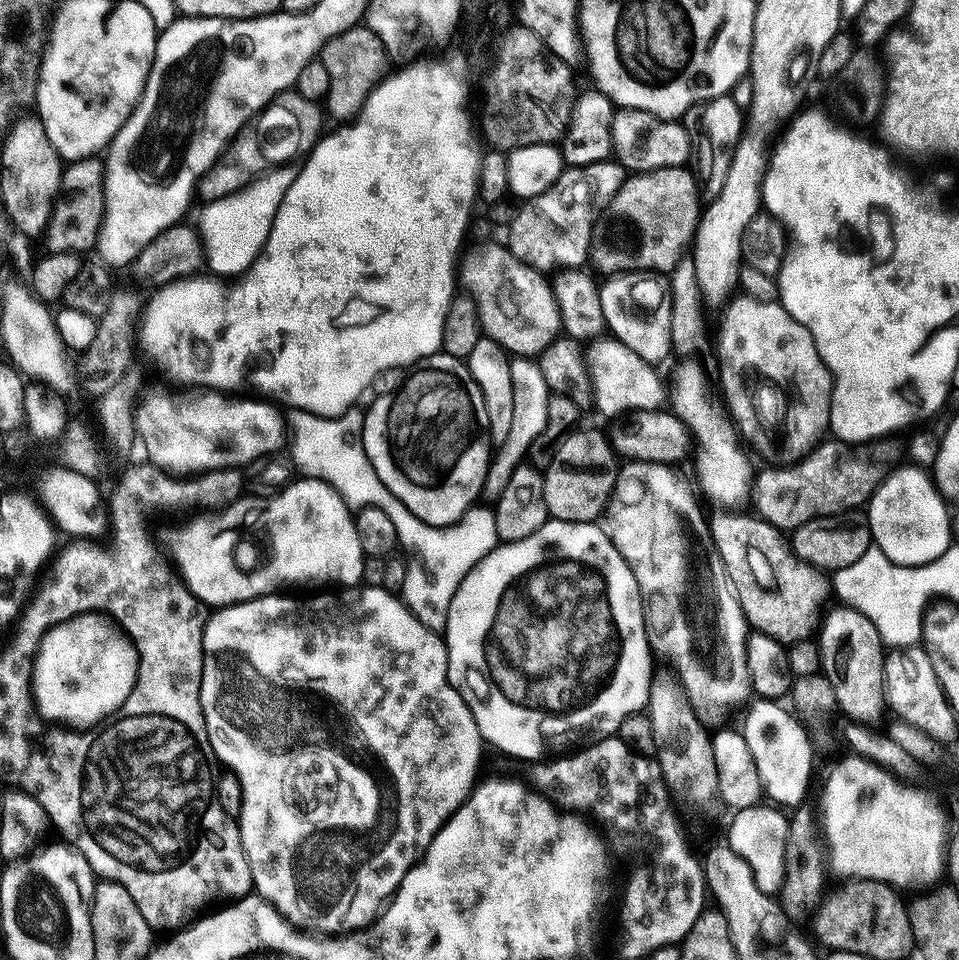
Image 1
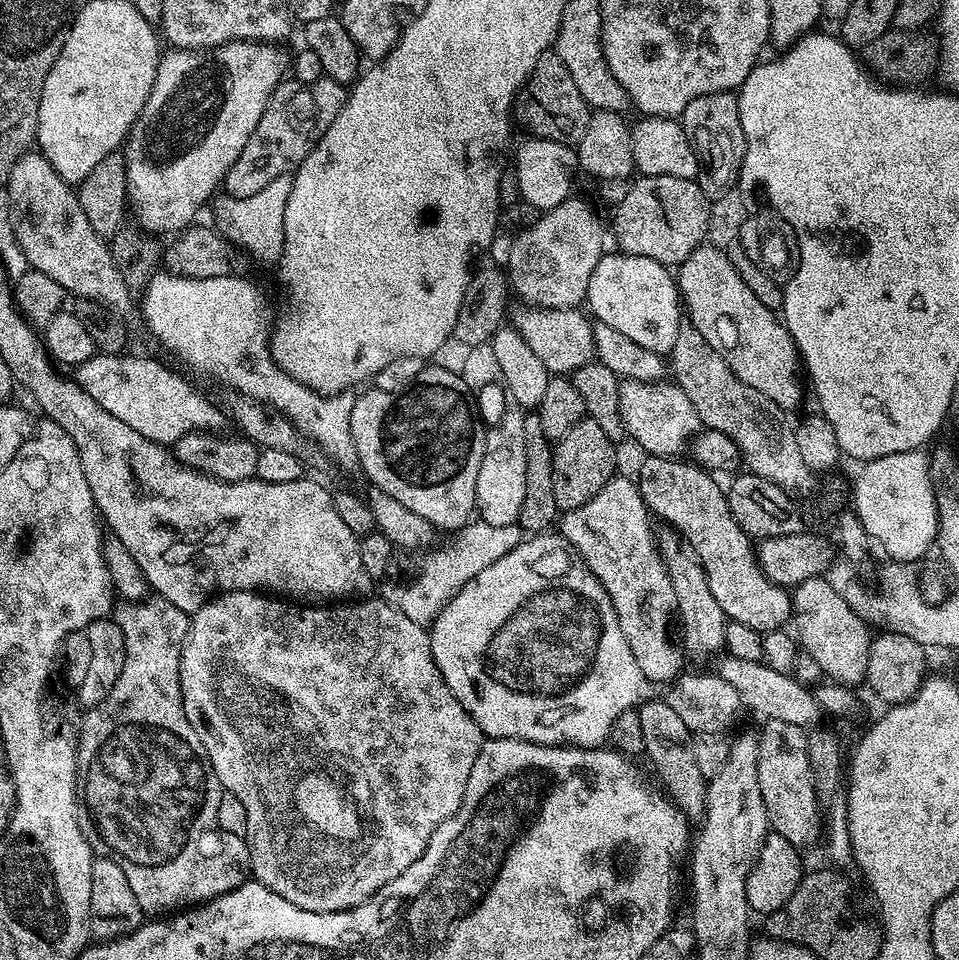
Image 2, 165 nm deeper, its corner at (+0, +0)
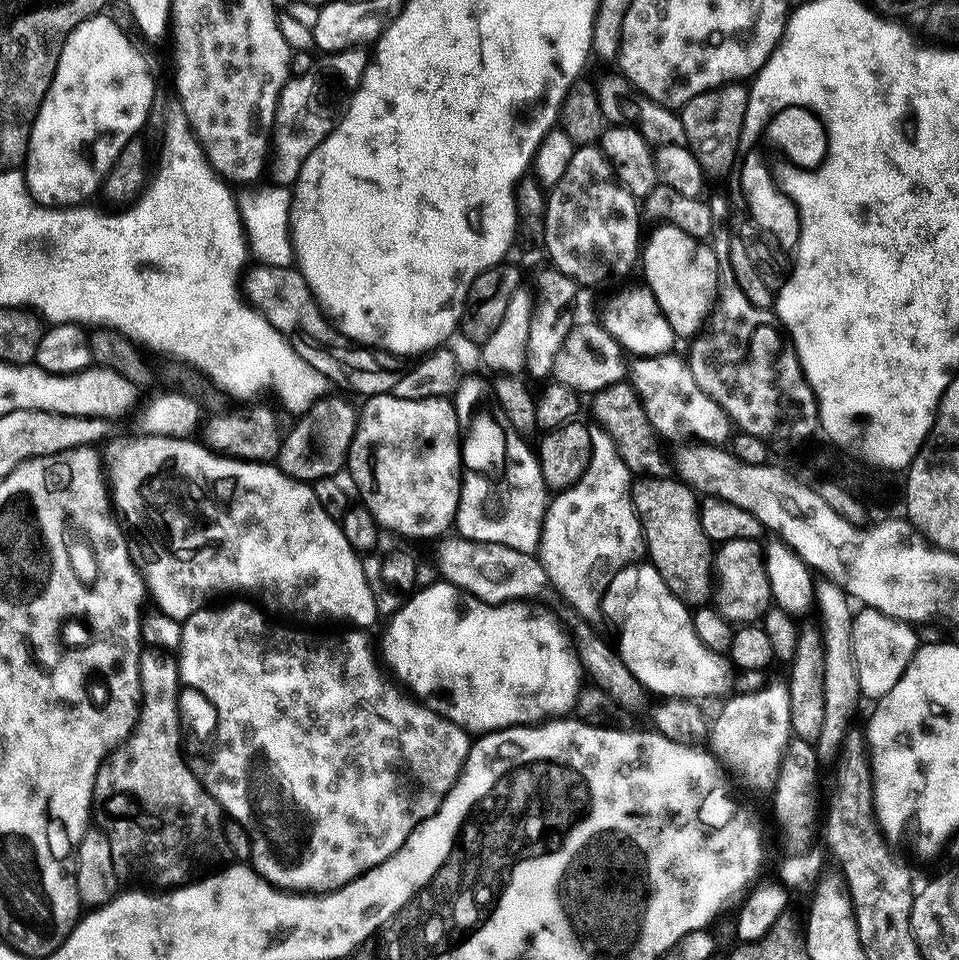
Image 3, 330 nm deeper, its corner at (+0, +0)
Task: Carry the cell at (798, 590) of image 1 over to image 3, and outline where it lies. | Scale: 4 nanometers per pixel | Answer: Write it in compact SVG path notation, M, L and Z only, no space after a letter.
M648 474L637 479L632 485L632 504L636 507L636 515L640 518L646 554L650 562L658 562L656 570L674 595L689 605L704 606L709 603L708 595L711 592L713 595L714 592L714 544L703 530L697 493L679 478L664 479L663 475Z

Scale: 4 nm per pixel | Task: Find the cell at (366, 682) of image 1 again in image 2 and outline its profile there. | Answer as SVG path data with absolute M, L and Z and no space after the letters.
M259 591L216 594L197 612L191 613L188 636L184 639L180 655L184 713L196 728L221 789L240 800L244 807L251 875L265 884L269 892L286 898L286 902L302 910L341 912L369 900L378 889L386 886L386 882L398 878L398 874L402 874L406 866L414 863L426 850L428 839L438 825L446 822L446 818L462 806L466 782L470 778L470 770L474 770L474 758L478 758L486 739L462 702L454 698L450 686L446 686L434 662L430 635L425 625L410 622L410 618L406 618L406 614L398 611L387 599L364 599L368 598L320 606L324 608L303 608L300 605L303 603L273 598Z

